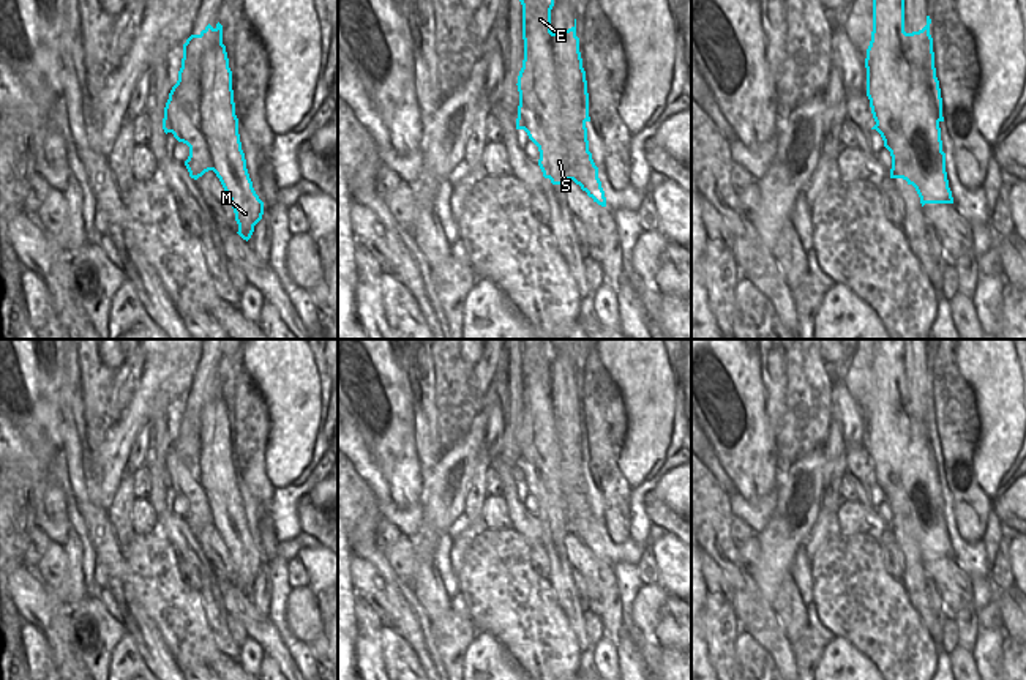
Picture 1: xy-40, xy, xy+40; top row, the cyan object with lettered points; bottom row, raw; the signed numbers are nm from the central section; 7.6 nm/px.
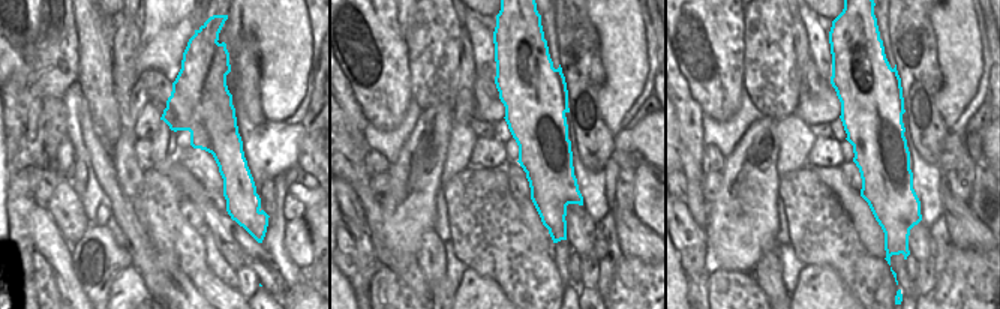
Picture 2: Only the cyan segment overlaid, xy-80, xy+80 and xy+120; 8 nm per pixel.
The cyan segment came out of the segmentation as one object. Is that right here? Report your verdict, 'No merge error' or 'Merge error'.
Merge error

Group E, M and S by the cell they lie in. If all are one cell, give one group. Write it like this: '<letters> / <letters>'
E S / M

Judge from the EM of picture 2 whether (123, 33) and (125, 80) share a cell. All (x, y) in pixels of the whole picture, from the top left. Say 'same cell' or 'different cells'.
same cell

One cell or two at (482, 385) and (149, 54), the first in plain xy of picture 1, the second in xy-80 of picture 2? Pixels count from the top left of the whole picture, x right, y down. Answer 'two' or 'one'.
two

